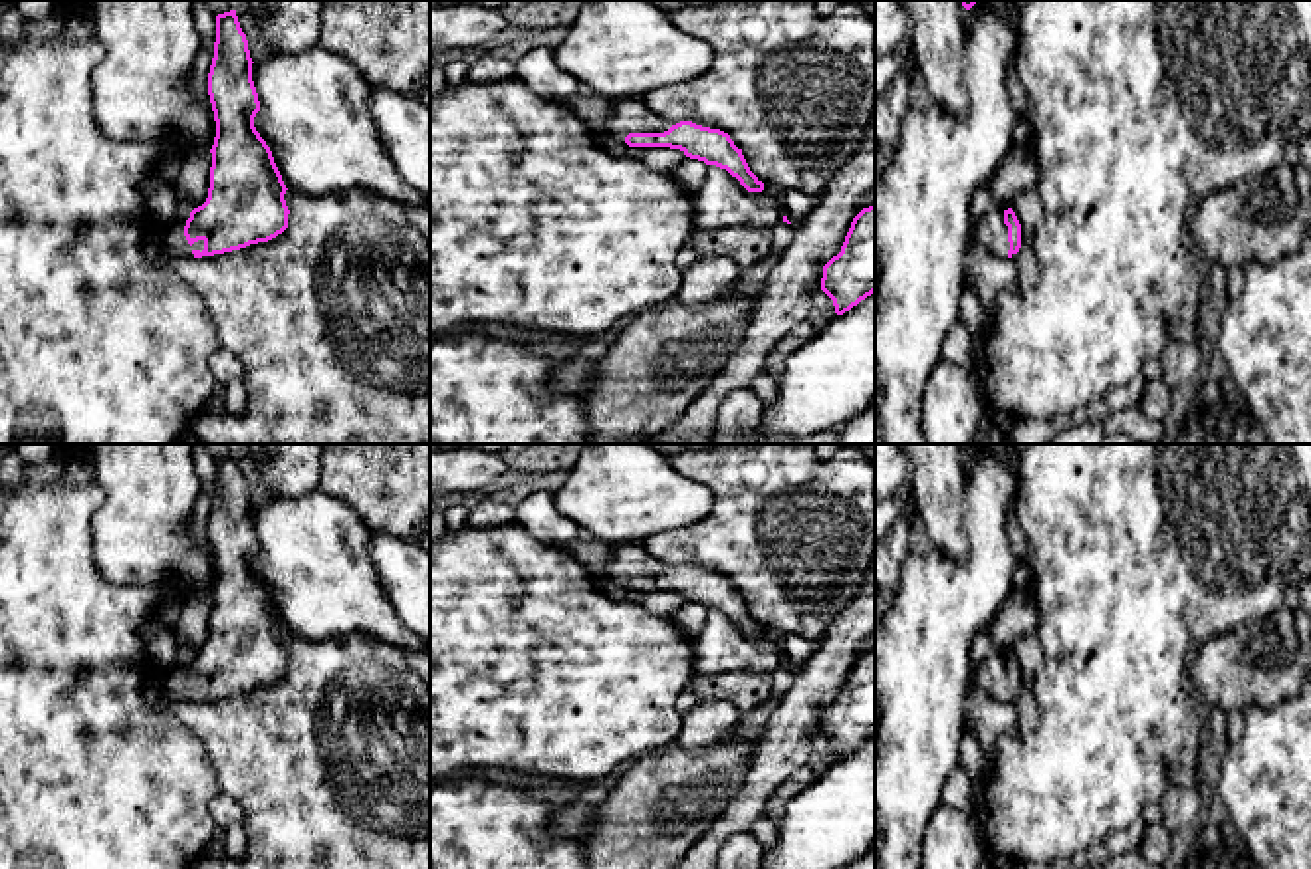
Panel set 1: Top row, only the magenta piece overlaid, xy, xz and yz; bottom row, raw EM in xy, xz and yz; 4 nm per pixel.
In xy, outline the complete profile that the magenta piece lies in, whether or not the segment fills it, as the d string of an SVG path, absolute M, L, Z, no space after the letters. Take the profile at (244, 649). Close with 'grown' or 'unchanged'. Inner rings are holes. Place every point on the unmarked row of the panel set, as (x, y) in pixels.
M236 454L218 458L214 502L208 518L208 540L216 565L208 643L161 677L161 702L151 706L157 712L171 712L177 702L214 700L268 686L288 673L290 655L284 645L288 633L270 591L254 571L260 546L252 526L252 508Z | grown

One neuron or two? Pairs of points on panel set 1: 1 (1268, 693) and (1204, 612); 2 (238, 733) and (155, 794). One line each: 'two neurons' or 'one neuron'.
1: two neurons
2: two neurons

